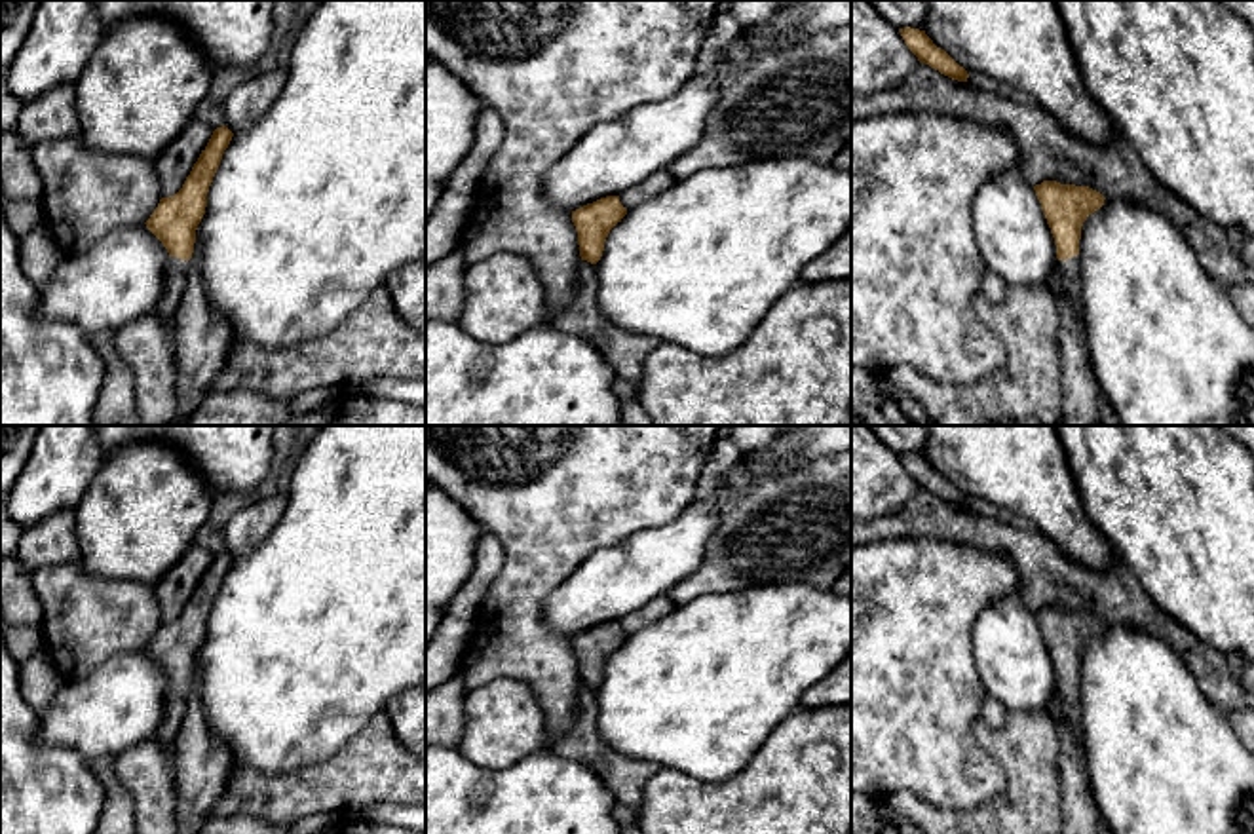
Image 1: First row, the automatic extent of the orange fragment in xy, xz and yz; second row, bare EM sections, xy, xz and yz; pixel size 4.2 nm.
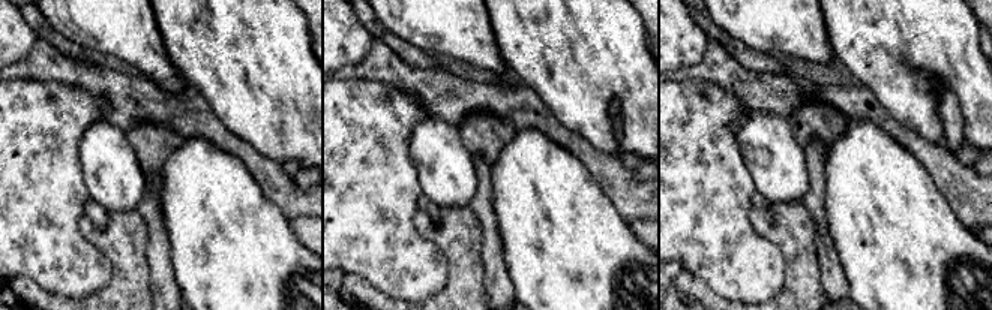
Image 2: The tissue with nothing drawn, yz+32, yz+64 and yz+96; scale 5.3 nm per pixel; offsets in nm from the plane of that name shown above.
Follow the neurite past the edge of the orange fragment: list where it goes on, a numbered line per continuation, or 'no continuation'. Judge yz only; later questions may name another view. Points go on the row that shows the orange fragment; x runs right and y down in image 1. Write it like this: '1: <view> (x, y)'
1: yz (1068, 268)

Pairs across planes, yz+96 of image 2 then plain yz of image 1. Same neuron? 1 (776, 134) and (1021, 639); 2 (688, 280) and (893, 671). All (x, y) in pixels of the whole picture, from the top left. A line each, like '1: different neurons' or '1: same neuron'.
1: same neuron
2: different neurons

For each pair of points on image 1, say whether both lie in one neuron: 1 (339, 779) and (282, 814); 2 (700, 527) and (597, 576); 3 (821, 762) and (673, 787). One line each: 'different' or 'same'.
1: same
2: same
3: same

